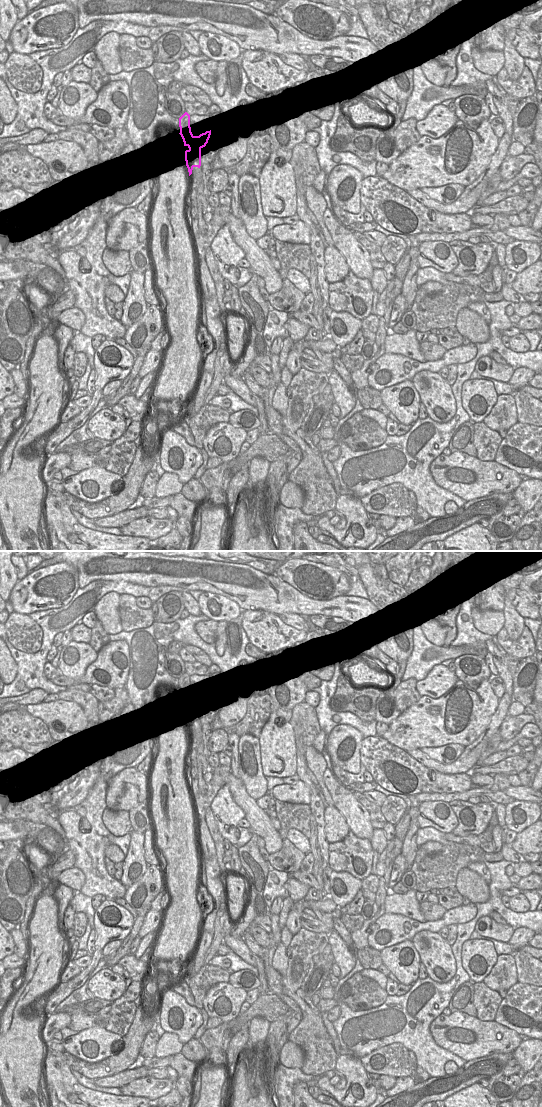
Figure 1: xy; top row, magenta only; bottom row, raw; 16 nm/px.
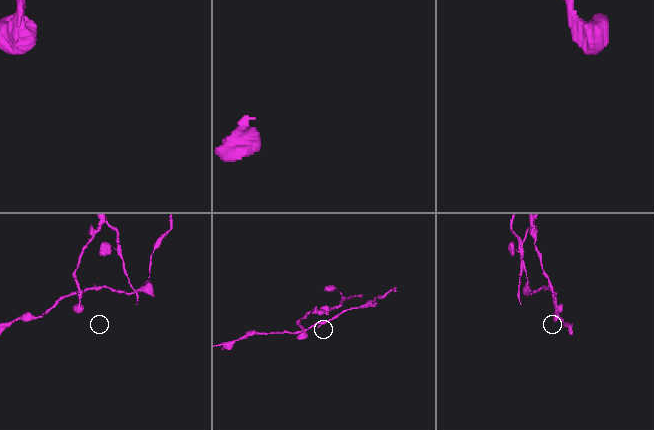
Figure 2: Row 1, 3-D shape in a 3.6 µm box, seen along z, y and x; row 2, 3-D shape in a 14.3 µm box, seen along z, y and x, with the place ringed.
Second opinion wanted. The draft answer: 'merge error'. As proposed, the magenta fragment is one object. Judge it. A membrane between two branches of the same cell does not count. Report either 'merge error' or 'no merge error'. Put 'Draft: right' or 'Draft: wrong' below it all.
merge error
Draft: right

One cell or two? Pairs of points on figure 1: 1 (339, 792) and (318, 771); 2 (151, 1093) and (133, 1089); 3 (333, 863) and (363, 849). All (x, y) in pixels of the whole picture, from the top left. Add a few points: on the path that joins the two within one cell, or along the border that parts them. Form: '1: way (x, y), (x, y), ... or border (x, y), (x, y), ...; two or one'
1: border (326, 767), (323, 773), (323, 781), (331, 797); two
2: way (147, 1089), (137, 1089); one
3: way (340, 860), (346, 855), (356, 854); one

